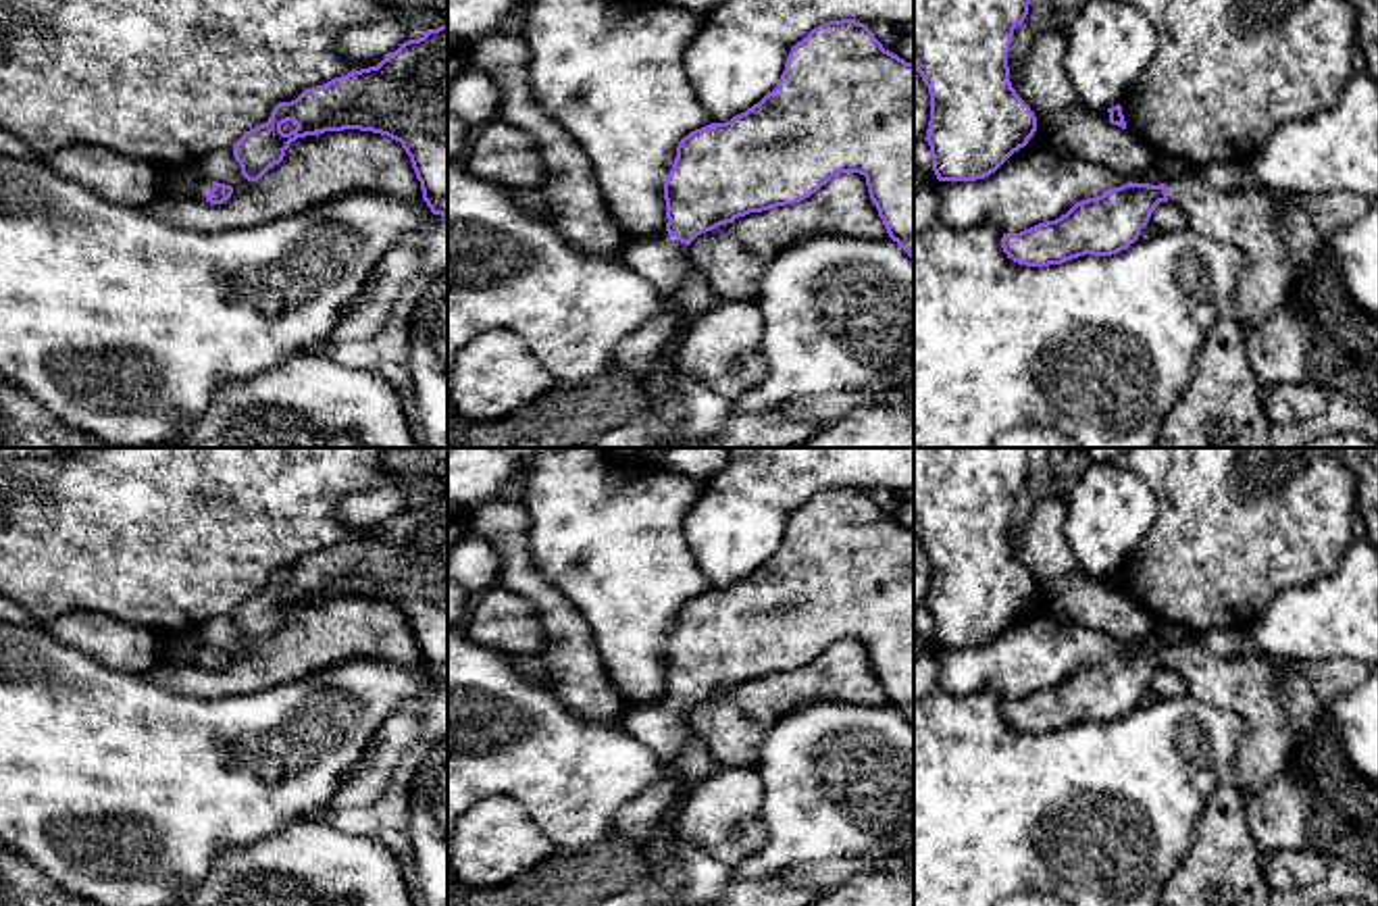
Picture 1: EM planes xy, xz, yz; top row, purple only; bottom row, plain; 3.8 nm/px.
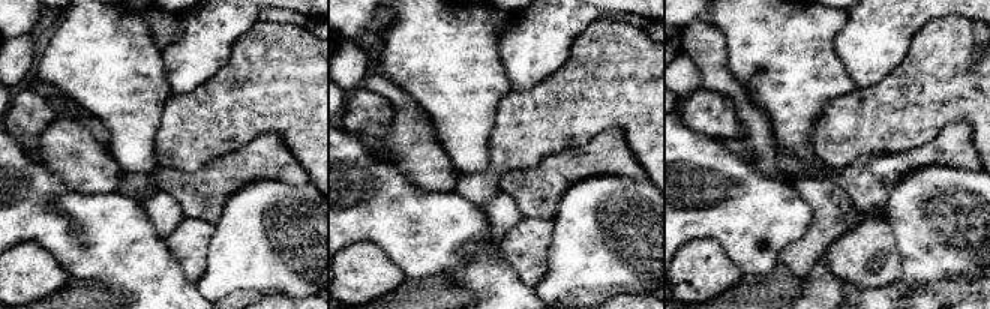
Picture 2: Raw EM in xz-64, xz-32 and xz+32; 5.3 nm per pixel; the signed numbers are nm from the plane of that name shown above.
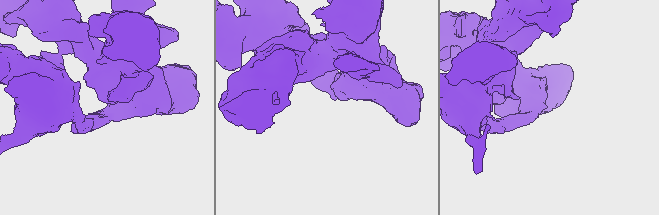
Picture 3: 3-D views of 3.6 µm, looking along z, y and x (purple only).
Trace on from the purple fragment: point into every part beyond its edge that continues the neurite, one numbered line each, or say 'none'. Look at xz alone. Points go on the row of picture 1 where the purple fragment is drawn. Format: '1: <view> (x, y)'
1: xz (660, 261)

